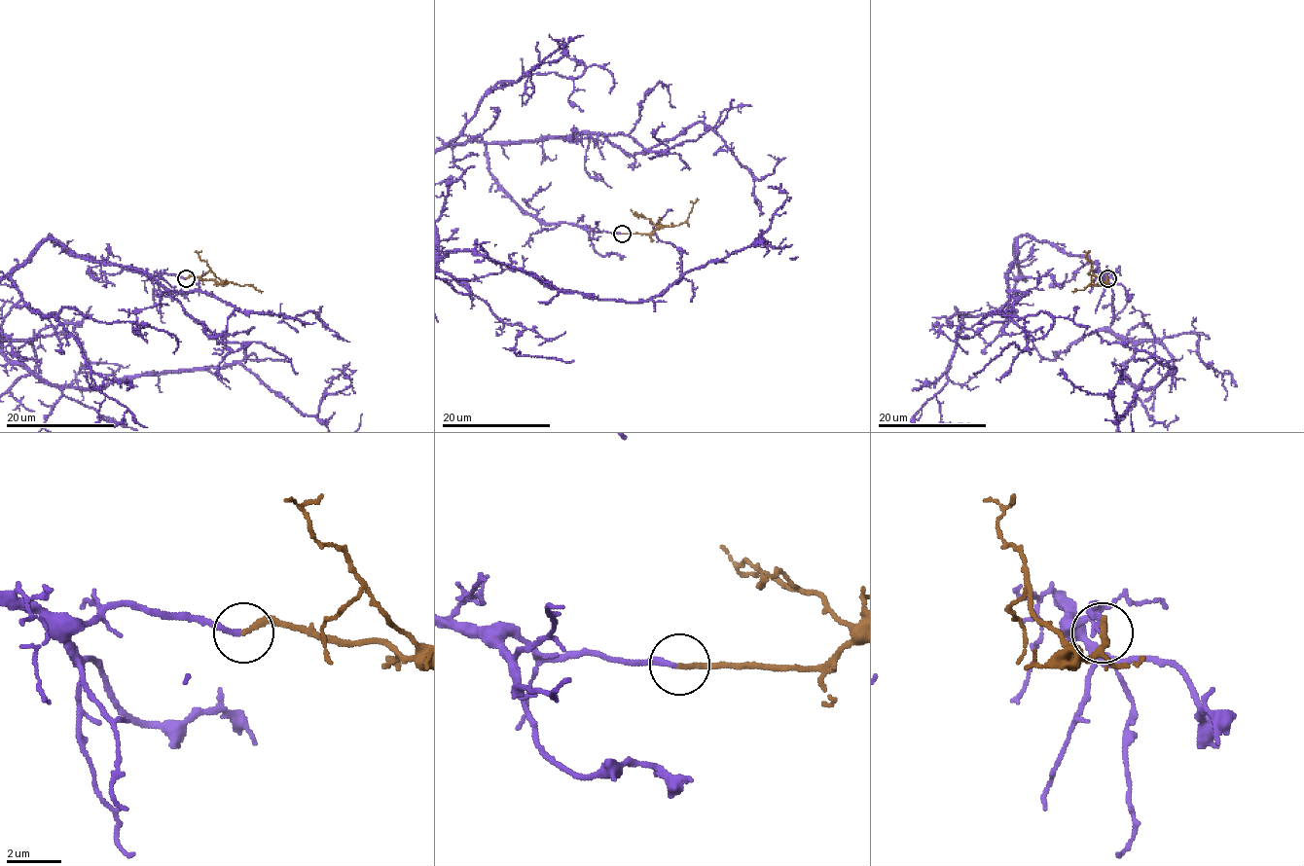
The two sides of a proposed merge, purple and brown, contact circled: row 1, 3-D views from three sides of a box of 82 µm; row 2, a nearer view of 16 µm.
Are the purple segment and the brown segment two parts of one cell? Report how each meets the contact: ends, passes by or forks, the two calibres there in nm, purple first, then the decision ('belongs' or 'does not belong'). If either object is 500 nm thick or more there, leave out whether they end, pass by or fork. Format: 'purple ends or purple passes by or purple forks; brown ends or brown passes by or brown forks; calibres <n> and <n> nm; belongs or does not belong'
purple ends; brown ends; calibres 200 and 200 nm; belongs

